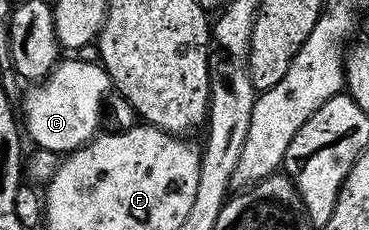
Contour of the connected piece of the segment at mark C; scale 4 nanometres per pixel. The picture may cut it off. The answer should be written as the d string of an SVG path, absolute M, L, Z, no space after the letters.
M61 60L43 81L35 82L29 88L32 90L23 94L22 125L27 136L32 136L33 146L67 155L97 136L110 82L104 66L92 61Z

